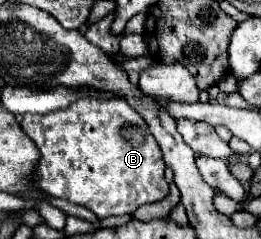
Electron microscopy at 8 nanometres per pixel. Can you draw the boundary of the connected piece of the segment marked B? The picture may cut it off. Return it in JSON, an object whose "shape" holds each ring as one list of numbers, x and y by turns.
{"shape":[[84,97,84,99,78,99,76,103,72,103,70,107,66,109,58,109,58,111,50,111,46,115,24,115,22,119,22,129,26,131,26,135,36,141,40,153,42,153,42,159,36,167,36,173,38,173,38,187,44,189,48,195,52,197,58,197,58,199,68,199,70,203,76,203,76,205,82,205,86,209,90,209,98,219,104,219,104,217,112,217,112,215,128,215,128,213,134,213,140,205,148,205,148,203,156,203,156,201,162,201,166,195,168,195,168,183,164,181,164,159,162,159,162,153,160,153,160,147,156,143,156,139,150,135,144,119,128,105,124,103,122,99,98,99,98,97]]}

